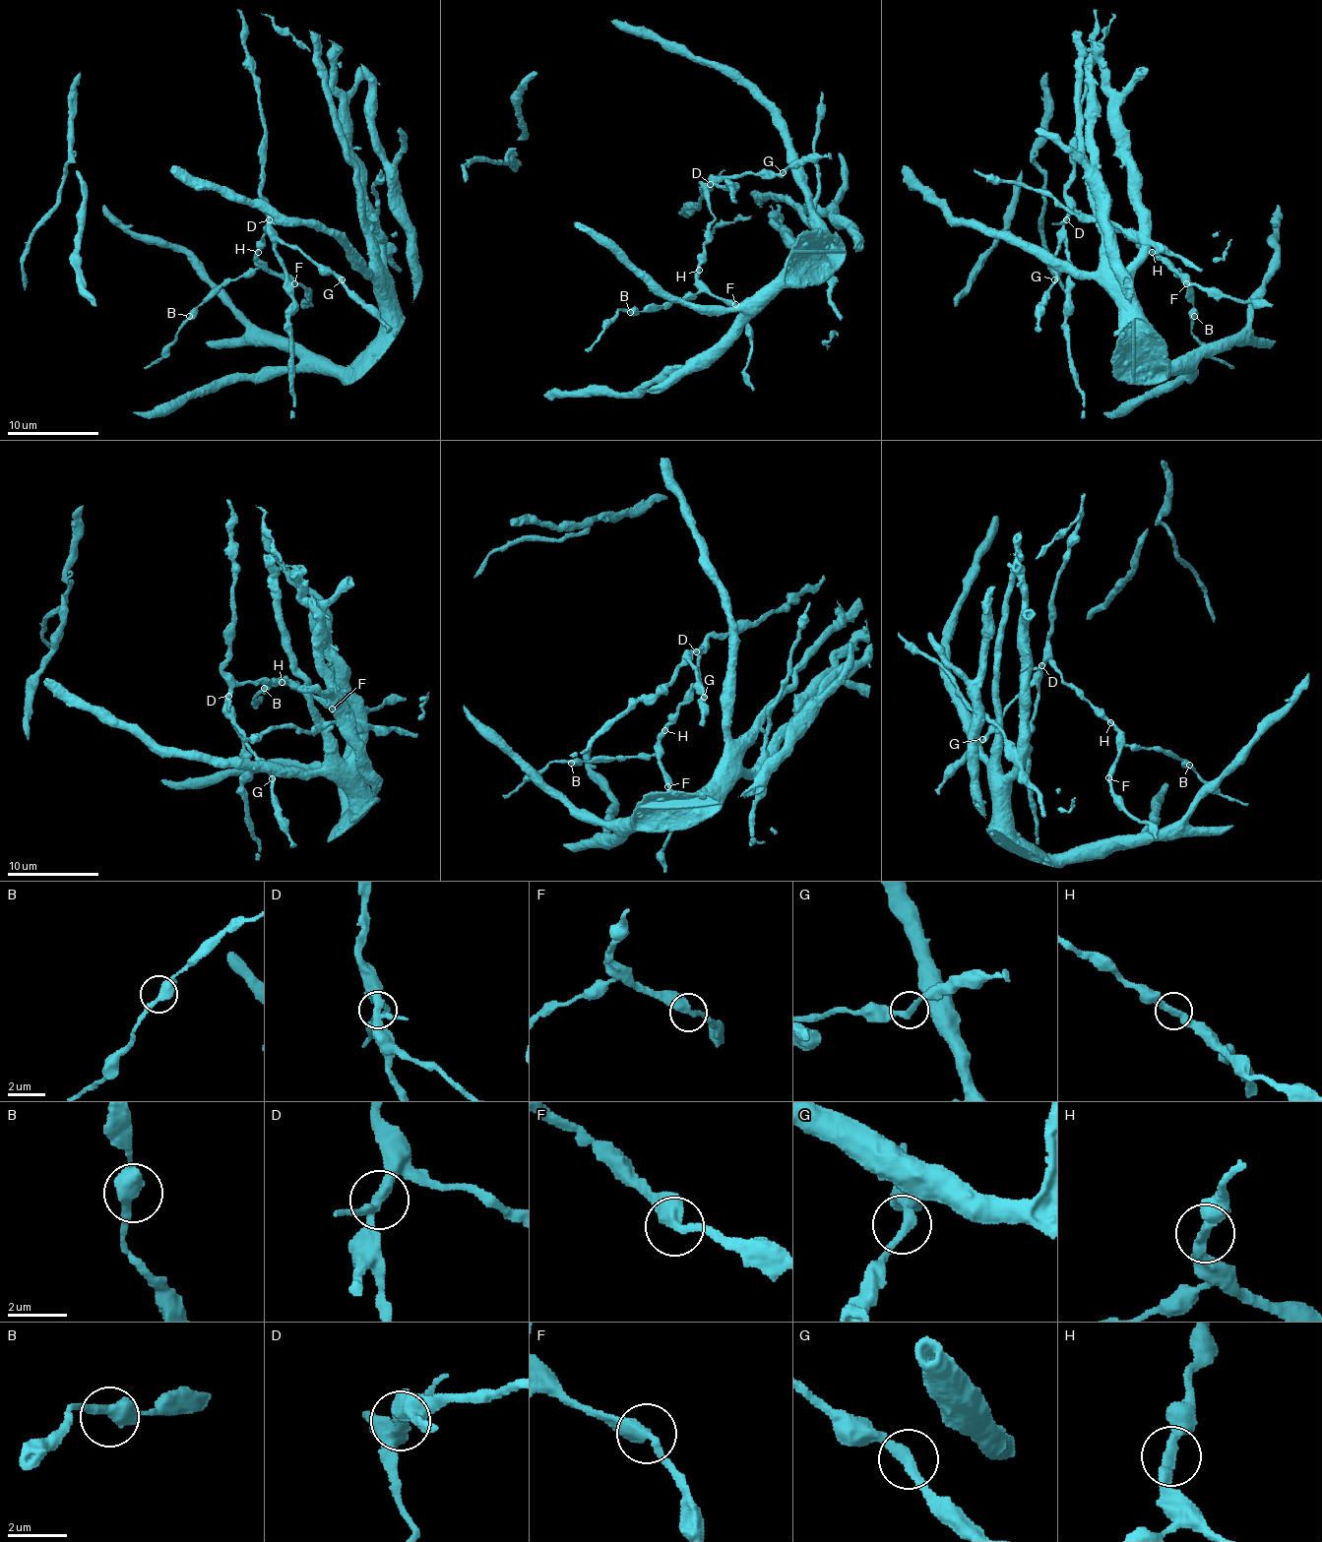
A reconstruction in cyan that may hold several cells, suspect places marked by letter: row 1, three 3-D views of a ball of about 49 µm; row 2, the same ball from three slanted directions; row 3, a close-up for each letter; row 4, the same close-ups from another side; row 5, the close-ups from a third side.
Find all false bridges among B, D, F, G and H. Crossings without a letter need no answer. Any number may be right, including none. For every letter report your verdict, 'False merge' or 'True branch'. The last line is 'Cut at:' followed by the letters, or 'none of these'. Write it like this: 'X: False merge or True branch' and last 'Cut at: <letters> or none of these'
B: True branch
D: True branch
F: True branch
G: True branch
H: True branch
Cut at: none of these

